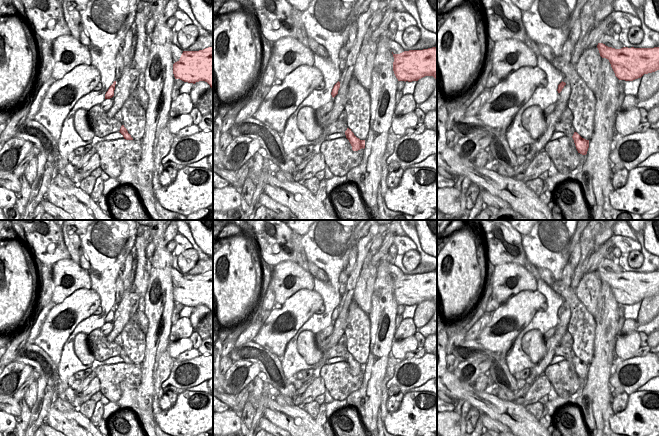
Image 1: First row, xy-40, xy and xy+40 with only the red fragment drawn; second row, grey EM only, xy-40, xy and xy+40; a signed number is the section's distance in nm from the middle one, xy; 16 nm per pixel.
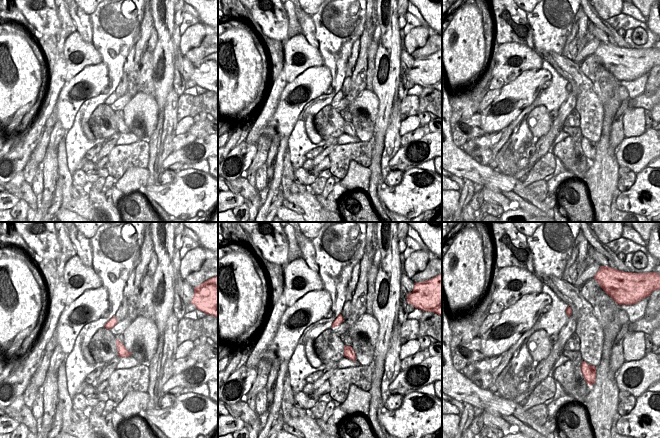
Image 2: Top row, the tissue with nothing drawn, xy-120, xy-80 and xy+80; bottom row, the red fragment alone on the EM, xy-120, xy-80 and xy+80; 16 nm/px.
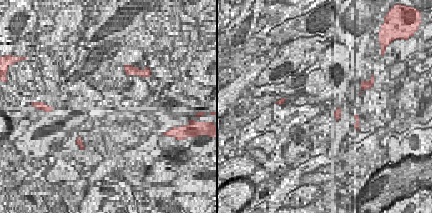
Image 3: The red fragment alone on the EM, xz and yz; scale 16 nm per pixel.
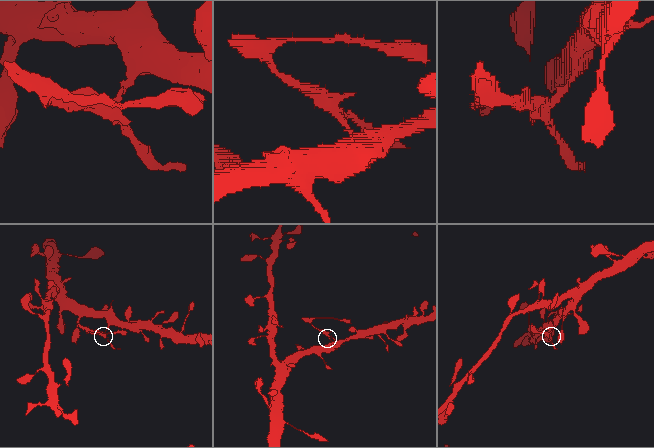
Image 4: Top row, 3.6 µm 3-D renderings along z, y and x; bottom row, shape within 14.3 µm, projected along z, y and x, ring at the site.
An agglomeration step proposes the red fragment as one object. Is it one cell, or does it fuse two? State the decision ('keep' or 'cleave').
cleave

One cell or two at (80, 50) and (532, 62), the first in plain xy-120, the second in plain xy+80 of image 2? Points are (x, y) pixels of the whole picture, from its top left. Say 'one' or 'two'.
one

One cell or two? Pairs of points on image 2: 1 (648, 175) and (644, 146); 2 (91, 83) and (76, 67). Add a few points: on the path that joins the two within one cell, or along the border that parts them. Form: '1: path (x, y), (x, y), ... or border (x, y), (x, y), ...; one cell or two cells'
1: border (645, 167), (636, 174); two cells
2: border (101, 61), (96, 64), (86, 65), (65, 82); two cells

